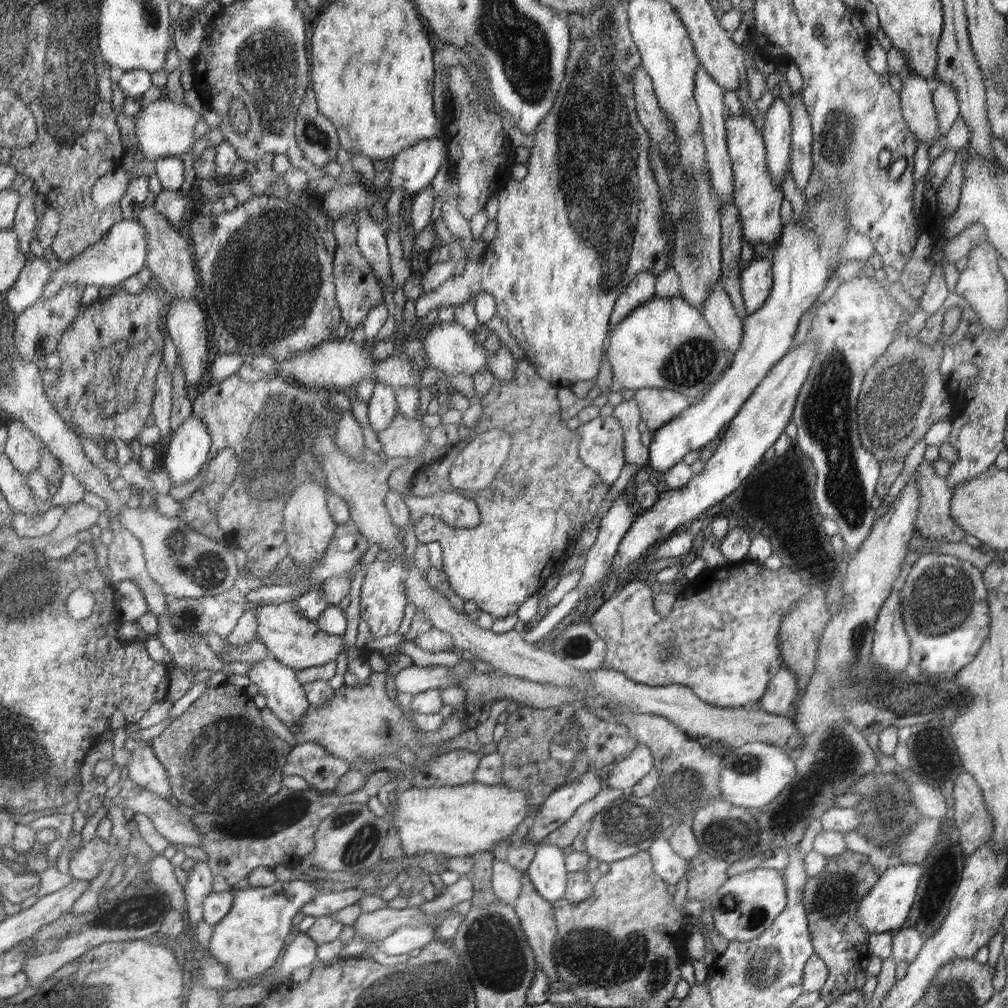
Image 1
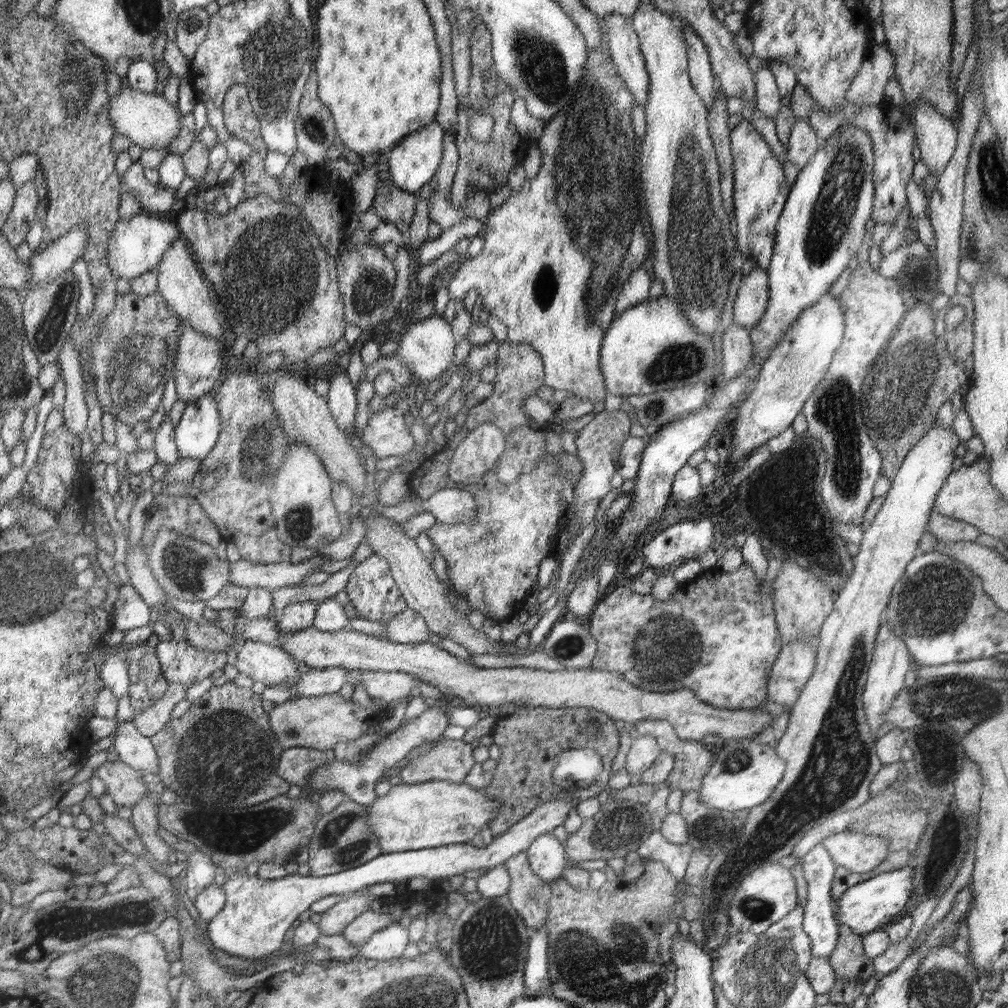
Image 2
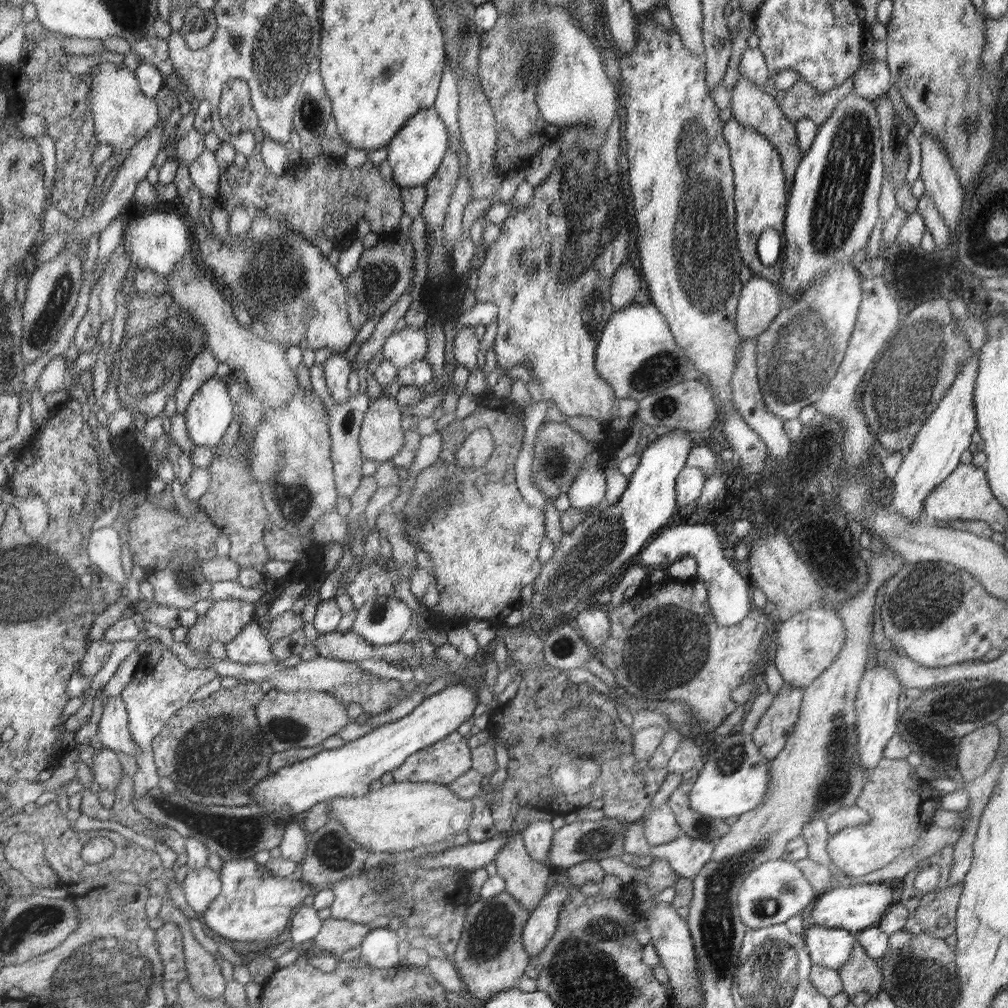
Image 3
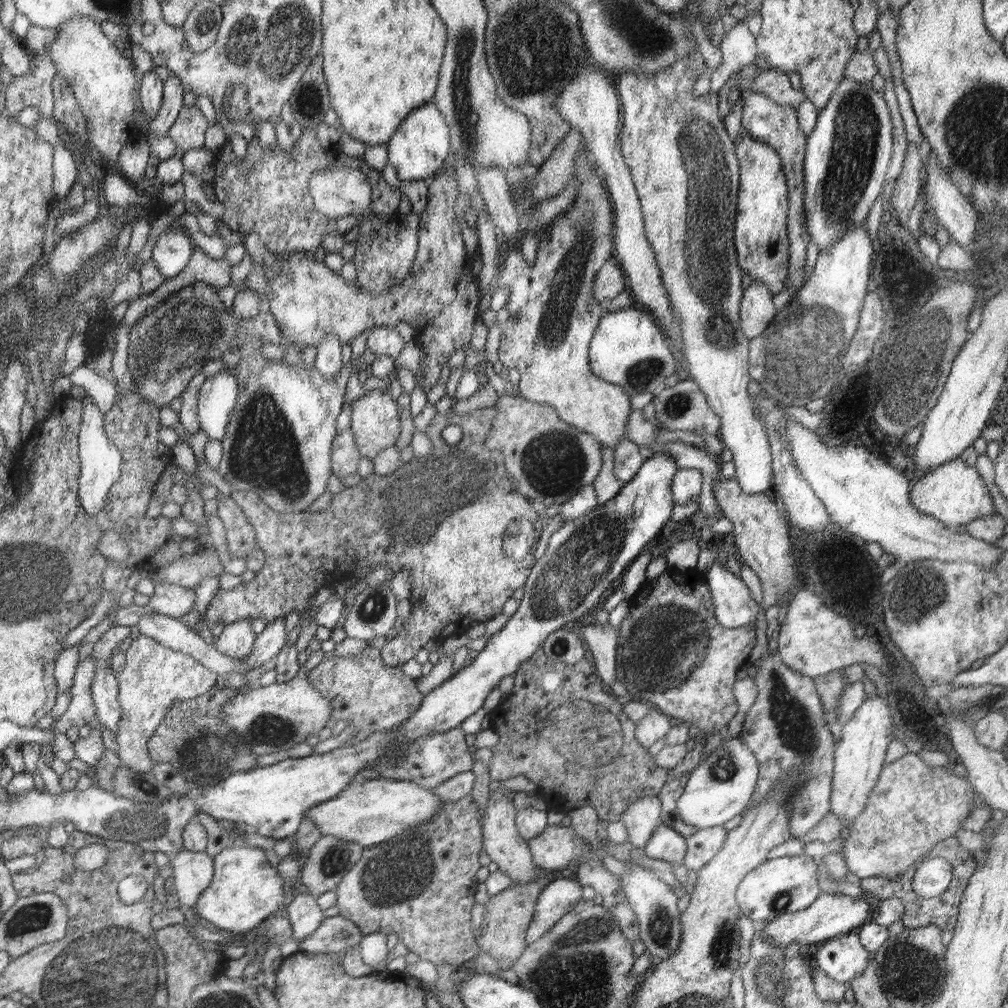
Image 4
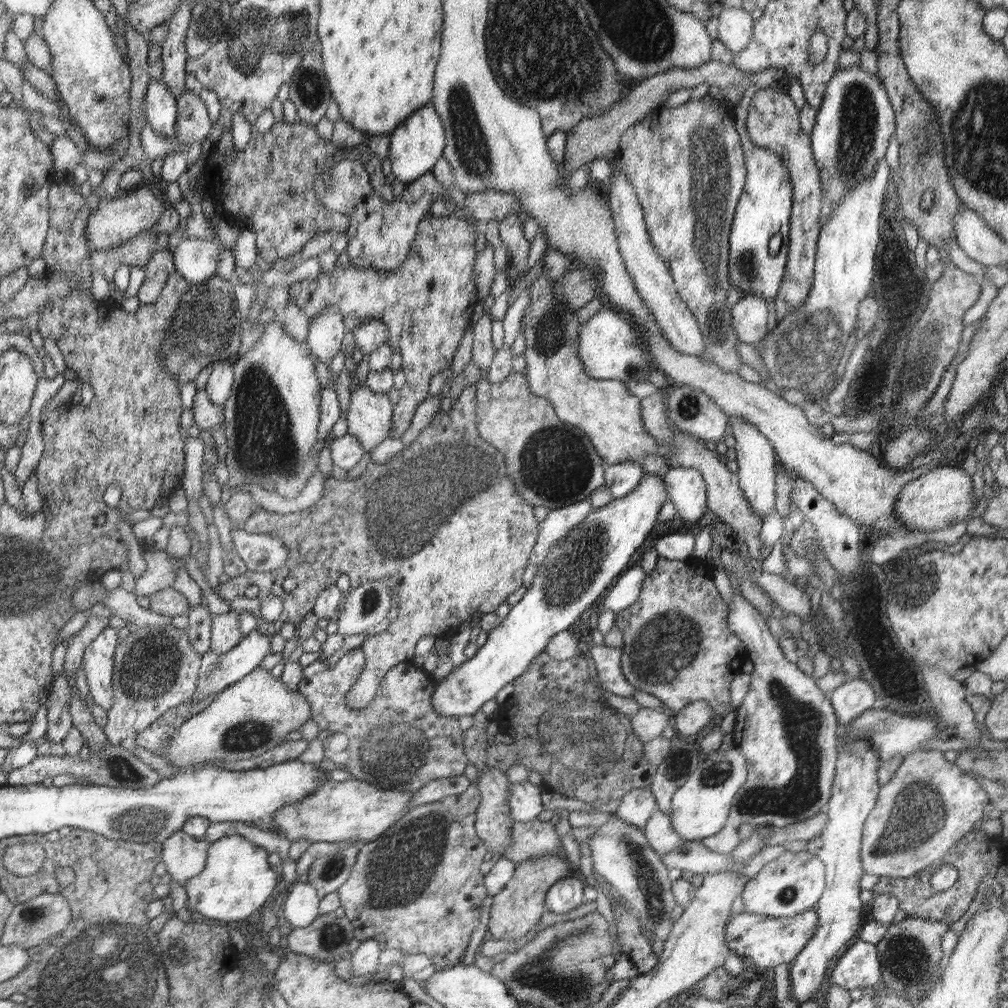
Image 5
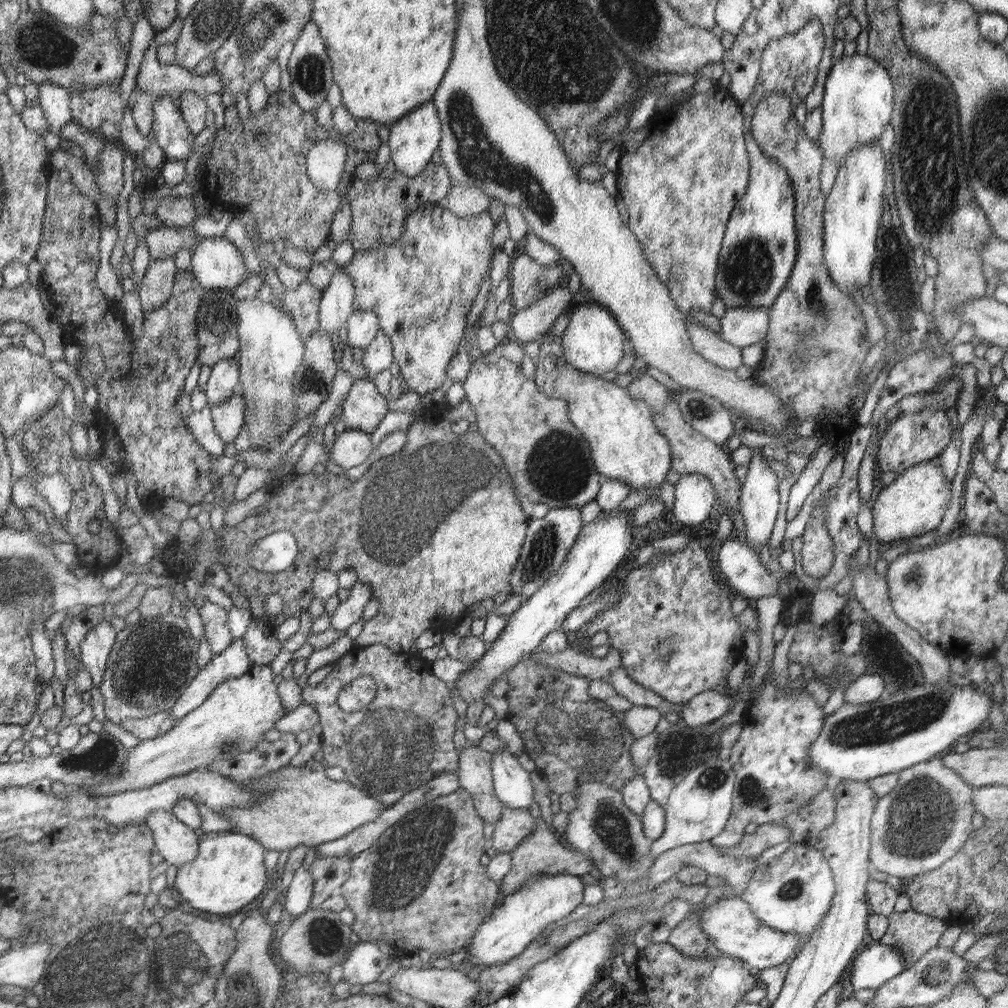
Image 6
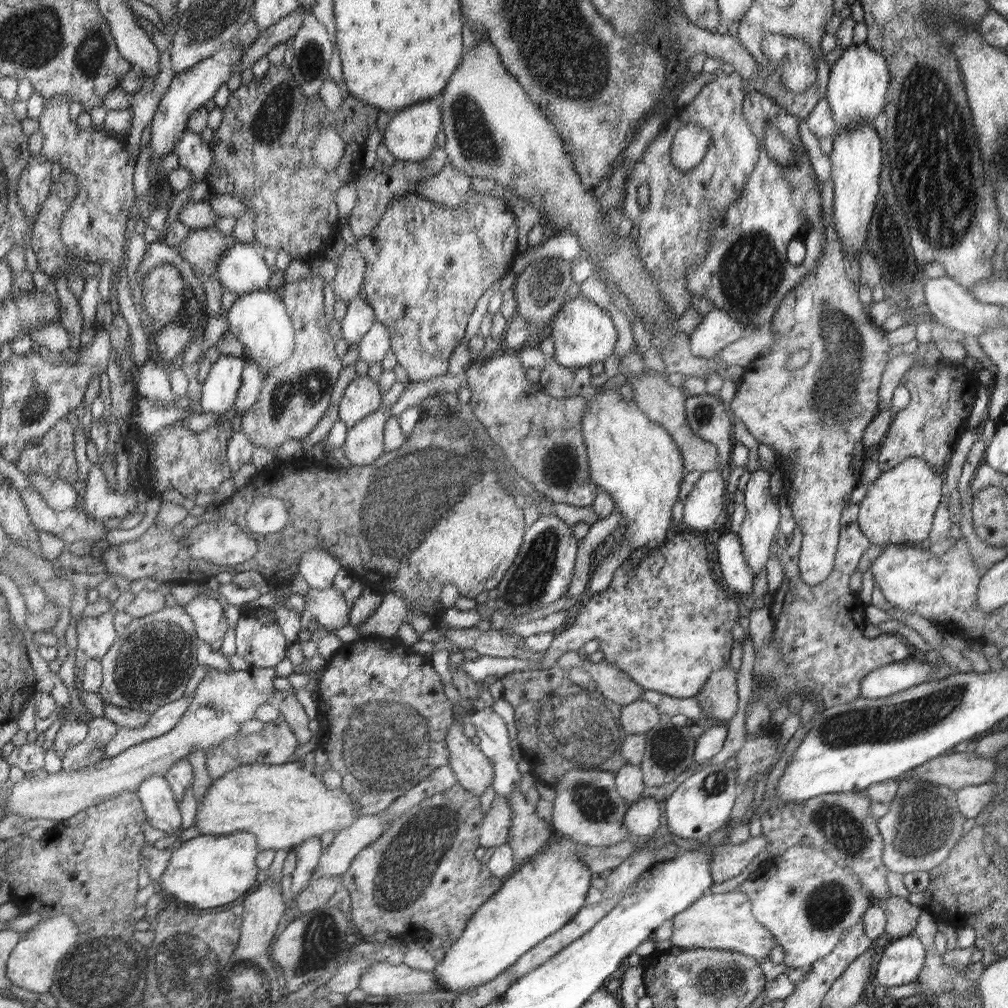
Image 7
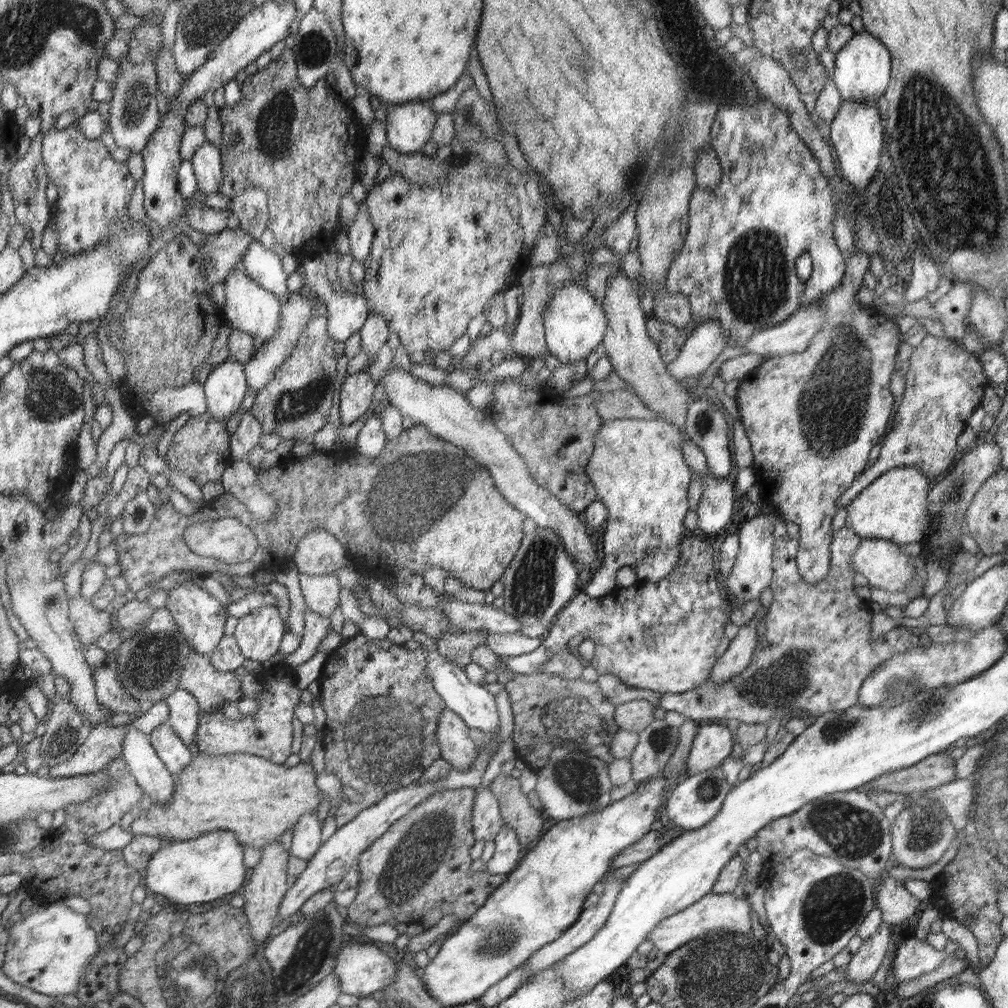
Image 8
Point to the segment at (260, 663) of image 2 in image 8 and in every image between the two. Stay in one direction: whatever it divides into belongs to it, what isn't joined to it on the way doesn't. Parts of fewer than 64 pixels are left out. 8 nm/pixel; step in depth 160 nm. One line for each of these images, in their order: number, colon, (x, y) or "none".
3: (251, 646)
4: (237, 640)
5: (225, 635)
6: (215, 619)
7: (211, 626)
8: (200, 618)

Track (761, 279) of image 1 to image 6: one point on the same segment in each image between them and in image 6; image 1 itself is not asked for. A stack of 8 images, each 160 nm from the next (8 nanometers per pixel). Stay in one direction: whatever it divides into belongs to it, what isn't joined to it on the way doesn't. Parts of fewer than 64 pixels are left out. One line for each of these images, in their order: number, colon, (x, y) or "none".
2: (750, 304)
3: (761, 300)
4: (757, 308)
5: (750, 314)
6: (740, 326)

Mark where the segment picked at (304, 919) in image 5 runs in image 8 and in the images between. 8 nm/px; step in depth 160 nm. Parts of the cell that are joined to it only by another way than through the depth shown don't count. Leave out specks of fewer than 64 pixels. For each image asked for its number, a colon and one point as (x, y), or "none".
6: (298, 897)
7: (308, 853)
8: (306, 840)

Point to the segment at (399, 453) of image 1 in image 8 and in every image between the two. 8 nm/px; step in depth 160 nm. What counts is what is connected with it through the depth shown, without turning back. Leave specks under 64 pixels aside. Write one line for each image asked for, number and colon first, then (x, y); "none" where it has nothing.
2: (386, 434)
3: (381, 438)
4: (375, 422)
5: (369, 418)
6: (364, 407)
7: (361, 398)
8: (356, 391)

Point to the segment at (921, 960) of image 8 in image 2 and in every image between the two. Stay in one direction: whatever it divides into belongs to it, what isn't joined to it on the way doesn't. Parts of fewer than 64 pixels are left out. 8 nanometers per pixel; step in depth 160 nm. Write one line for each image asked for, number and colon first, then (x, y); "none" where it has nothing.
2: (820, 922)
3: (831, 947)
4: (842, 958)
5: (860, 968)
6: (878, 963)
7: (903, 958)

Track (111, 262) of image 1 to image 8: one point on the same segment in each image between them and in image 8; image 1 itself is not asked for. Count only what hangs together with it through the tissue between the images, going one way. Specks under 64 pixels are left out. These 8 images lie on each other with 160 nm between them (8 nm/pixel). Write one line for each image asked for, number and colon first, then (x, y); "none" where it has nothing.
2: (137, 245)
3: (158, 241)
4: (173, 249)
5: (197, 260)
6: (217, 265)
7: (242, 269)
8: (264, 266)

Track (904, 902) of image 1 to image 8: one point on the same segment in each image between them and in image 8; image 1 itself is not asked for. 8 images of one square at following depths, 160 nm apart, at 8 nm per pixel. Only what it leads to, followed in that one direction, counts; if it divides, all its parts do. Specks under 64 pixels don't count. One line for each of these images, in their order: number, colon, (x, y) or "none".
2: (870, 906)
3: (855, 908)
4: (831, 914)
5: (768, 942)
6: (732, 927)
7: (722, 921)
8: (731, 913)

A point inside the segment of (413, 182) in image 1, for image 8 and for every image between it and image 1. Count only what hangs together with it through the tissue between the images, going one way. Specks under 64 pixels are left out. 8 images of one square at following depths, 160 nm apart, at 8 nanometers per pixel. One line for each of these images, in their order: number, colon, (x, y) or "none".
2: (413, 163)
3: (416, 153)
4: (418, 149)
5: (414, 147)
6: (412, 140)
7: (410, 135)
8: (409, 125)

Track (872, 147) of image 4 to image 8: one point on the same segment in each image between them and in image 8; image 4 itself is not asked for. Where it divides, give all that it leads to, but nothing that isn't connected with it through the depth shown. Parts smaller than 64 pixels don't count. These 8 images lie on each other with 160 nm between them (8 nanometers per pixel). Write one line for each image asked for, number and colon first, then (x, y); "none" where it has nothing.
5: (853, 127)
6: (859, 97)
7: (858, 85)
8: (863, 67)

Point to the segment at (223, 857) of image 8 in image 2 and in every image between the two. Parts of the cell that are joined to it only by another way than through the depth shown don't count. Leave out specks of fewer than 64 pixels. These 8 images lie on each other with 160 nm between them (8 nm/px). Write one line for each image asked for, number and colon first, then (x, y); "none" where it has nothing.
2: (258, 913)
3: (254, 905)
4: (238, 899)
5: (237, 880)
6: (228, 873)
7: (208, 871)

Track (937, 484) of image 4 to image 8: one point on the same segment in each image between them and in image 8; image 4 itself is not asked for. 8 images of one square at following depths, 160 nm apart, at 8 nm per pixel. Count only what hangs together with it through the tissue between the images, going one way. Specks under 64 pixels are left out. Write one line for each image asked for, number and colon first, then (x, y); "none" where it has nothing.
5: (945, 495)
6: (916, 502)
7: (898, 506)
8: (895, 508)

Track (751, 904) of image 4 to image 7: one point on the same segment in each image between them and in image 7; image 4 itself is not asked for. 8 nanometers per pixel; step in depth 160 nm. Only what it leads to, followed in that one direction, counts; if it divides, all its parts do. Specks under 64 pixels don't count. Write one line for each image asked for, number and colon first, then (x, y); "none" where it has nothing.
5: (793, 883)
6: (793, 893)
7: (807, 900)

